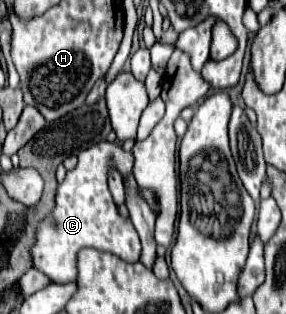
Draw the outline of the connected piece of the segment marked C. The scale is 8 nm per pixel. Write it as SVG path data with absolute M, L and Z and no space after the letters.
M101 141L79 153L79 163L73 171L67 171L65 181L57 187L57 205L53 213L39 225L37 241L33 245L33 267L43 271L55 283L69 283L77 279L77 253L85 247L111 251L127 263L139 259L139 235L133 229L129 217L123 217L113 201L107 179L109 171L117 169L121 177L129 177L134 157L119 143Z

